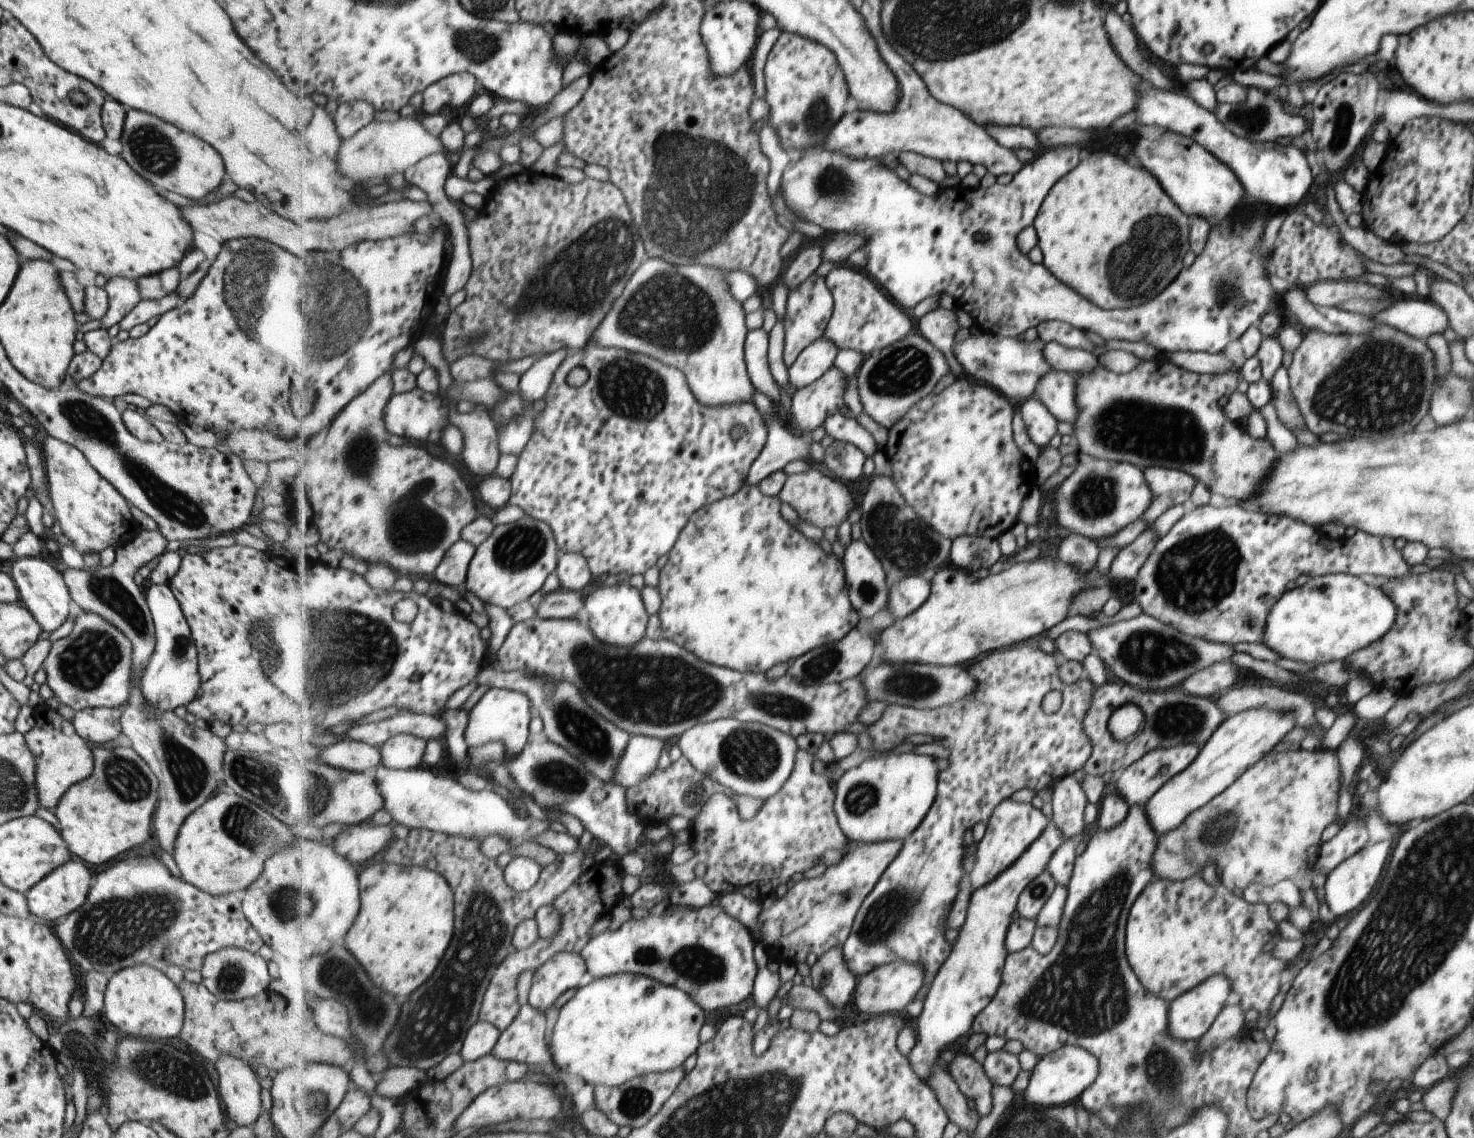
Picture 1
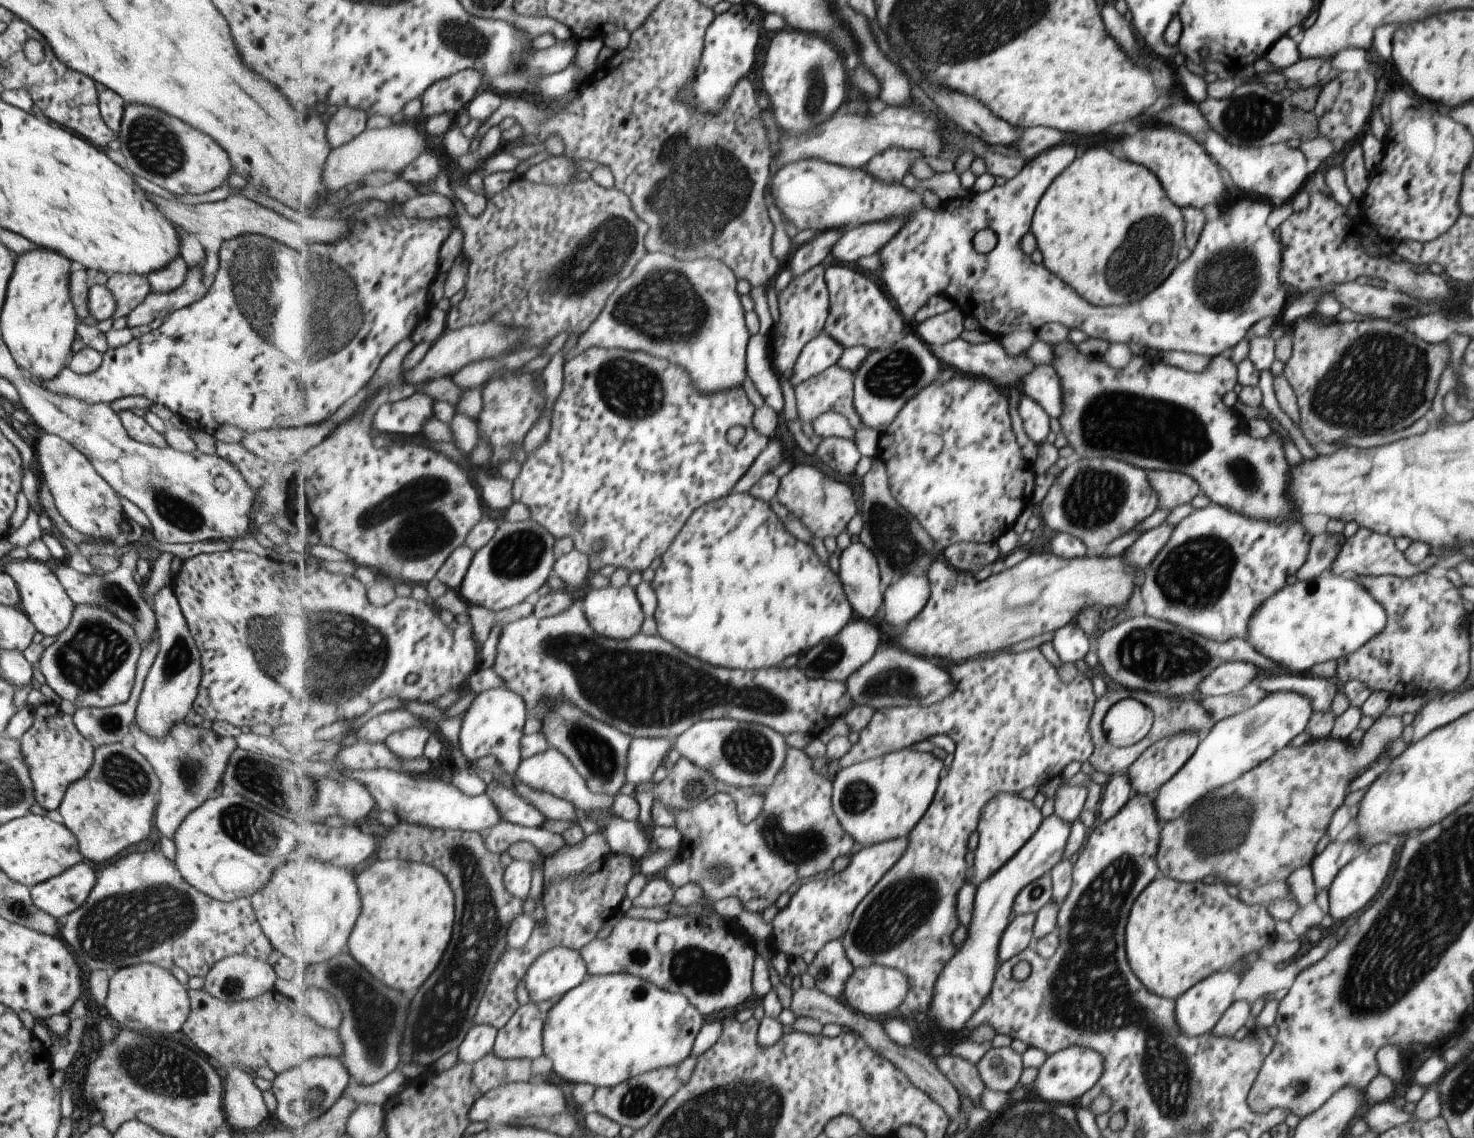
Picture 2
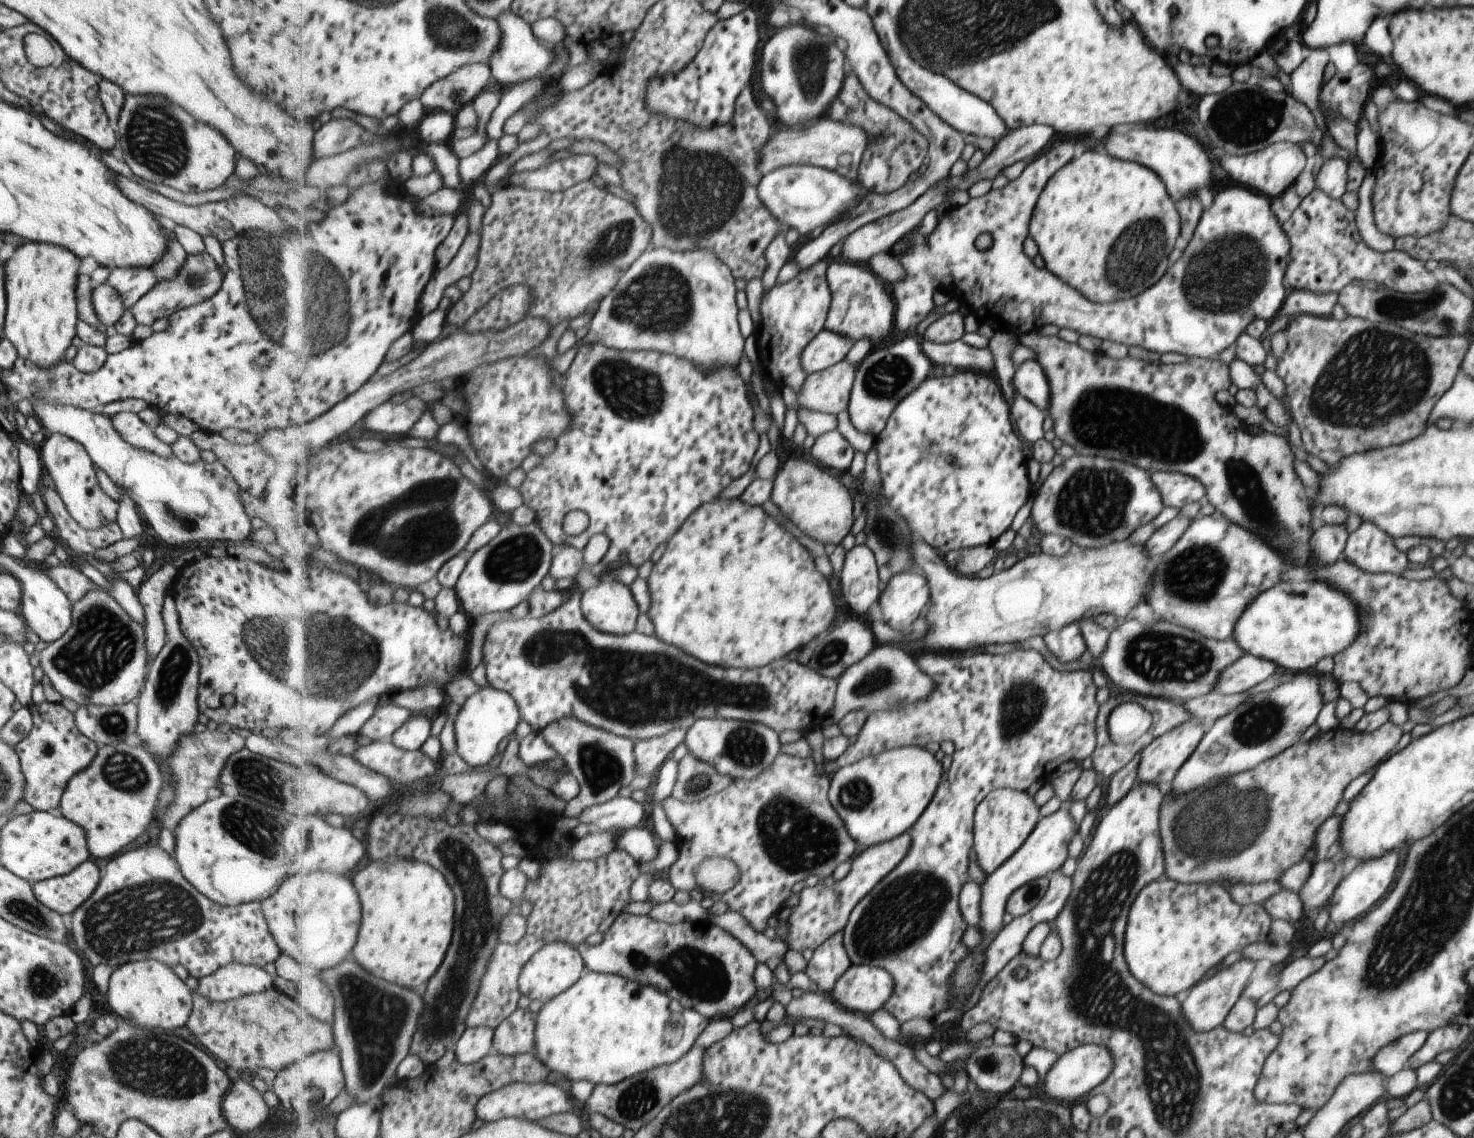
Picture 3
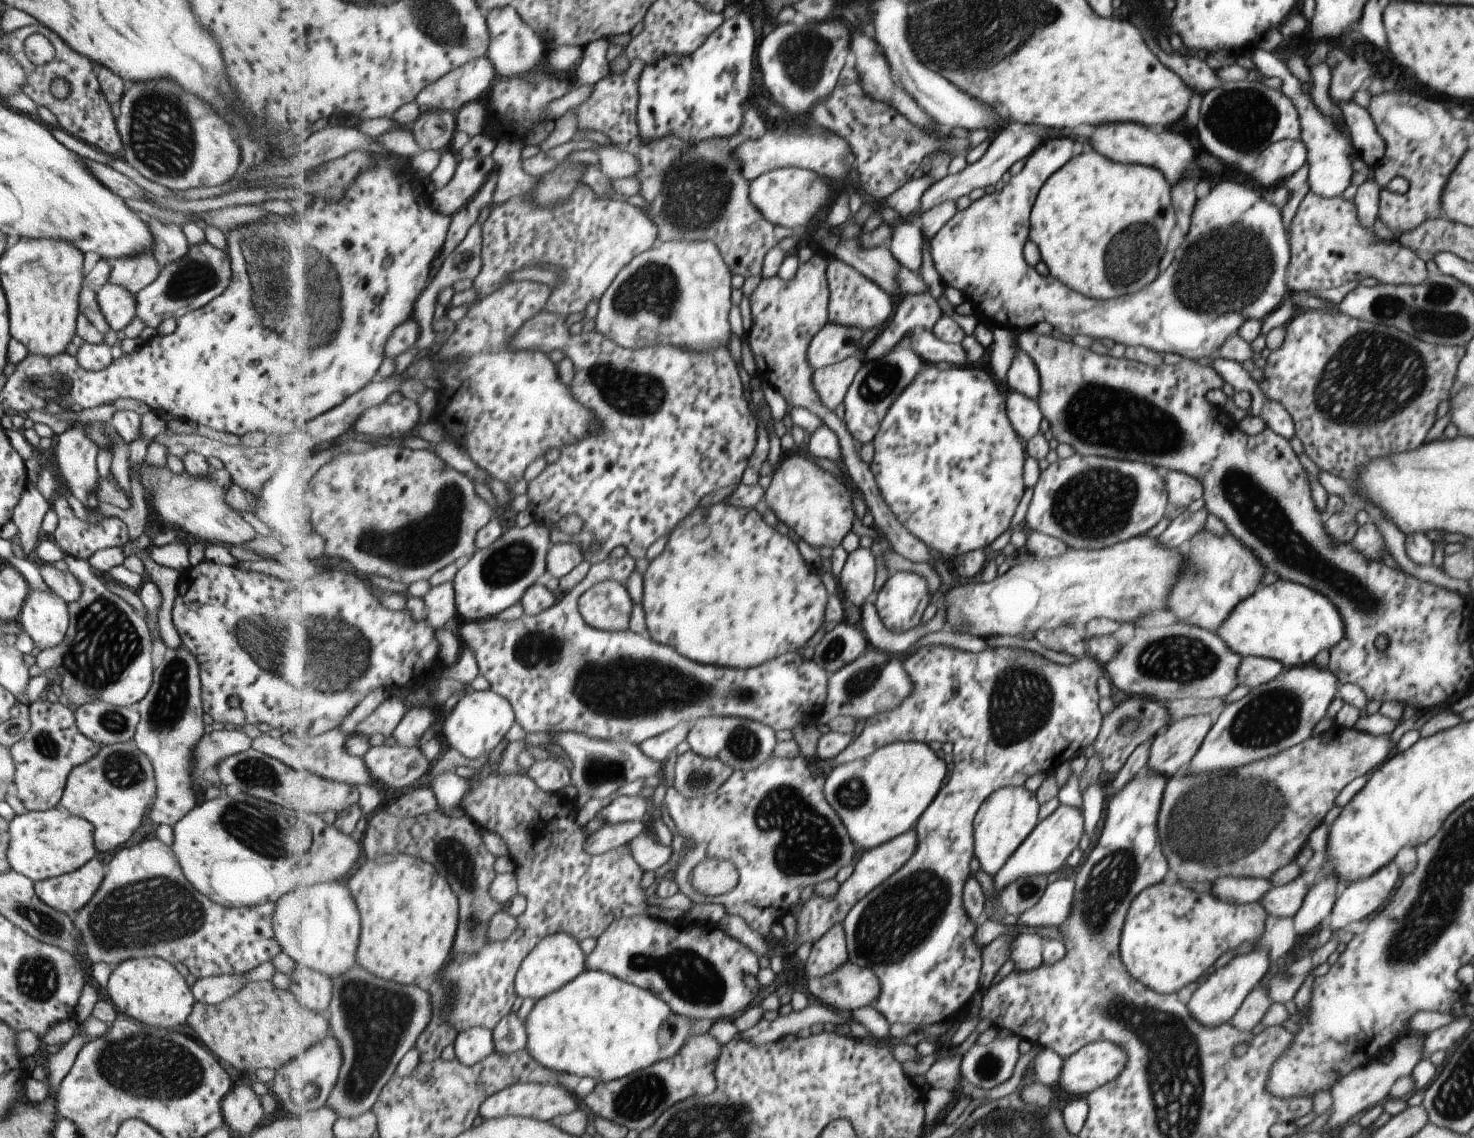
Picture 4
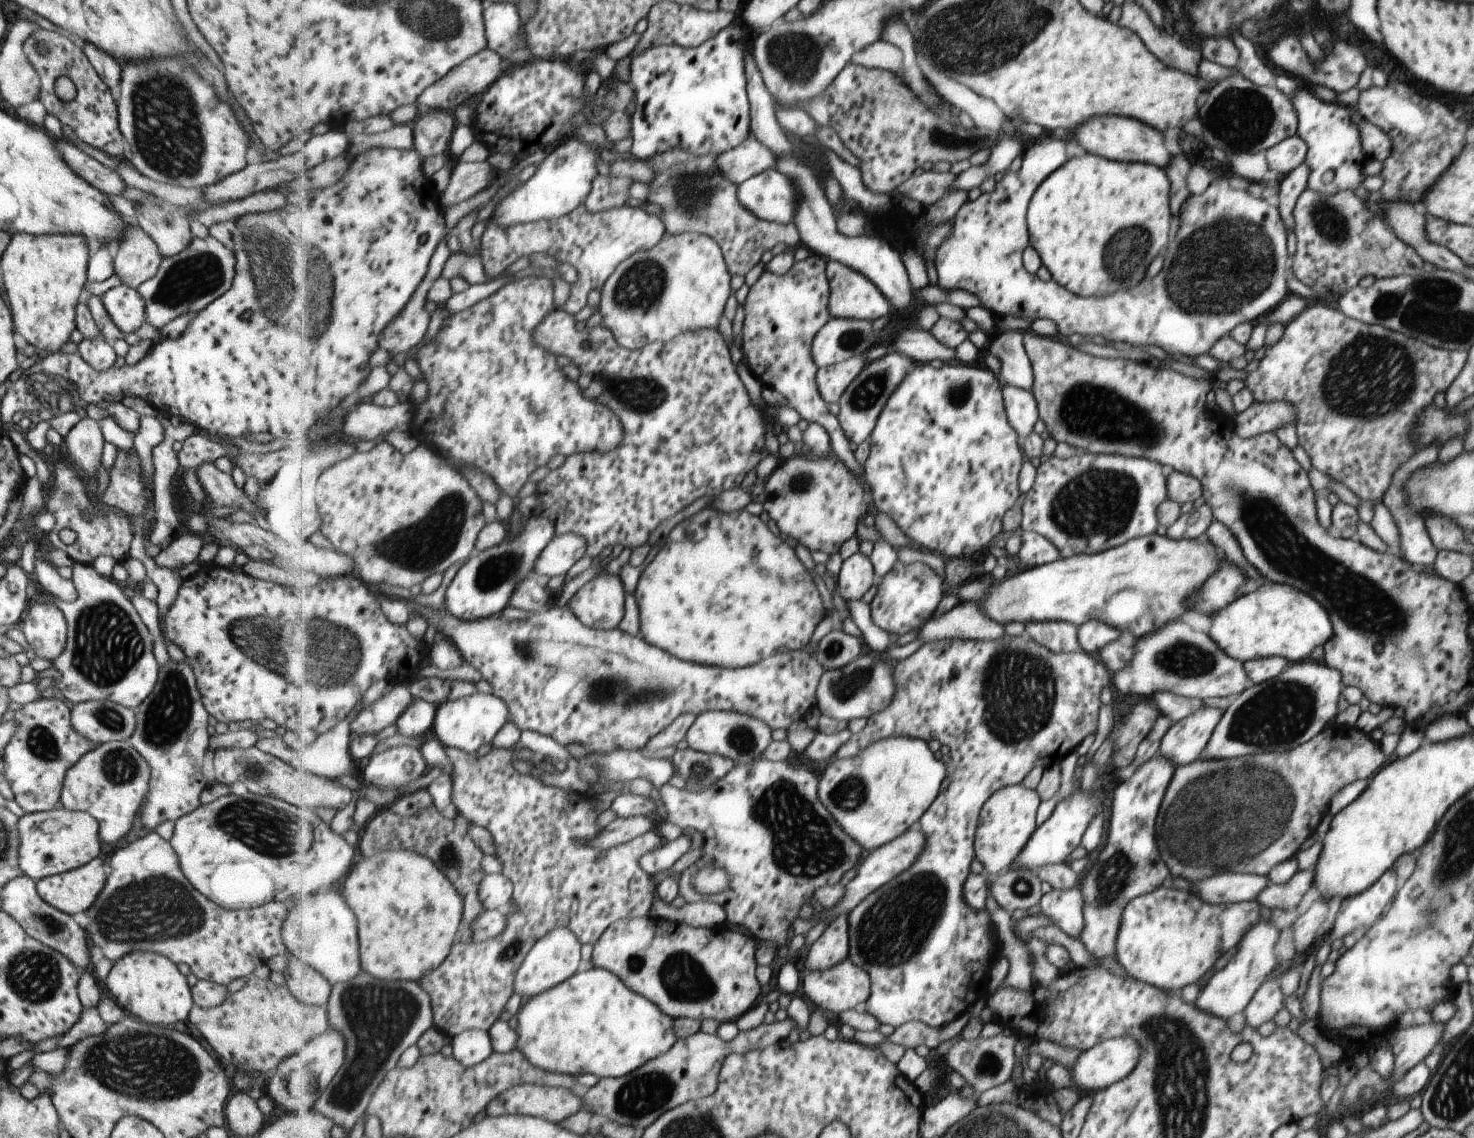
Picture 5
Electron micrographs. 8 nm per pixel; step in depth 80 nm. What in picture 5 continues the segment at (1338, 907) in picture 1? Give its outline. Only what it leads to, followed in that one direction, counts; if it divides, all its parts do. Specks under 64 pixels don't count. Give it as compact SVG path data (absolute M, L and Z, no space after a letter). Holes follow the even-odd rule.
M1391 868L1367 890L1341 900L1328 937L1331 940L1343 938L1355 928L1361 928L1361 926L1369 928L1387 911L1387 904L1391 902L1393 894L1395 894L1395 872Z

